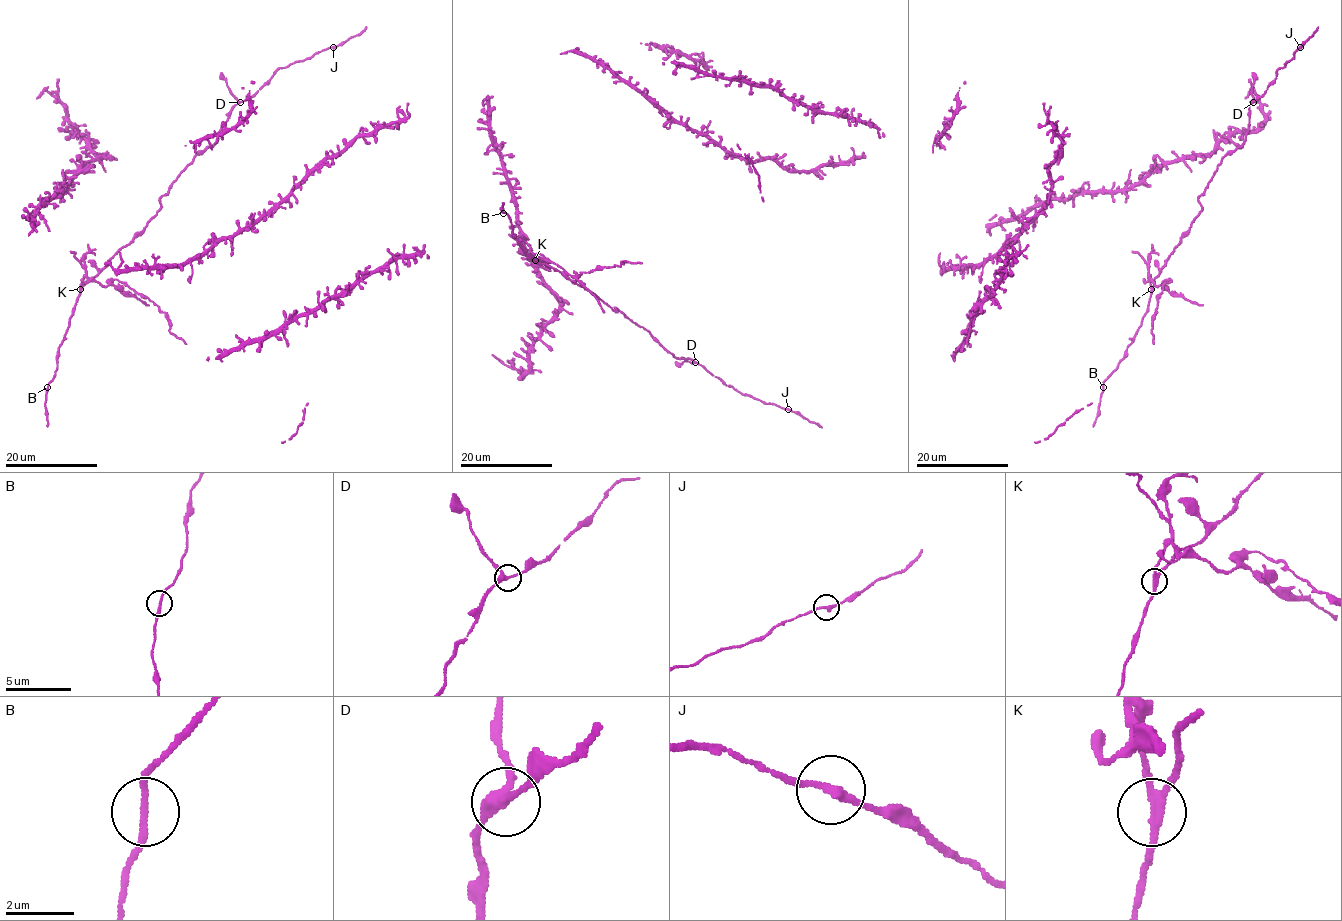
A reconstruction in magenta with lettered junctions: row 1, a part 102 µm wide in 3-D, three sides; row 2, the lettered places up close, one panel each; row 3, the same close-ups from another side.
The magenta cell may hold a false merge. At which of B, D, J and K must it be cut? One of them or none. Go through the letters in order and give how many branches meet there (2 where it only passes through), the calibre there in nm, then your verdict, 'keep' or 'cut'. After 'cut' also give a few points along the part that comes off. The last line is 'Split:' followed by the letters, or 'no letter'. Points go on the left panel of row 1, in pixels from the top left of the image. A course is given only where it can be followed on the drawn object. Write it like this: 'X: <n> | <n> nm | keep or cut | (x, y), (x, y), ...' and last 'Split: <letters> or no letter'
B: 2 | 180 nm | keep
D: 3 | 260 nm | keep
J: 2 | 240 nm | keep
K: 3 | 200 nm | cut | (80, 289), (82, 280), (88, 278), (104, 286), (115, 279), (127, 284), (165, 313), (170, 331), (186, 344)
Split: K

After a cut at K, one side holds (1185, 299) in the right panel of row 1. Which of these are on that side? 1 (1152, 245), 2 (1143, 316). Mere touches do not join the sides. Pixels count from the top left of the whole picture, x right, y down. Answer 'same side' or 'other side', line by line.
1: same side
2: other side

